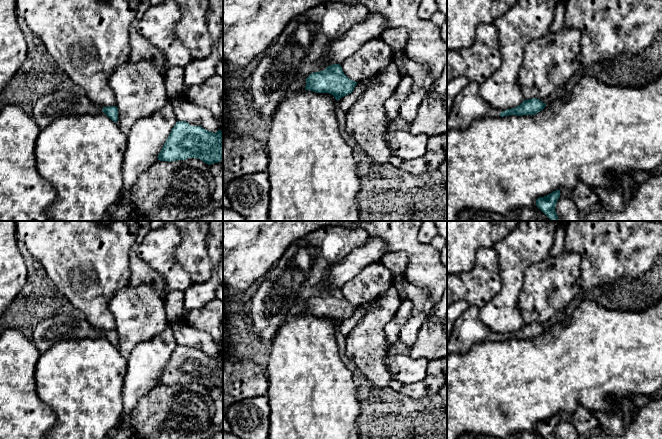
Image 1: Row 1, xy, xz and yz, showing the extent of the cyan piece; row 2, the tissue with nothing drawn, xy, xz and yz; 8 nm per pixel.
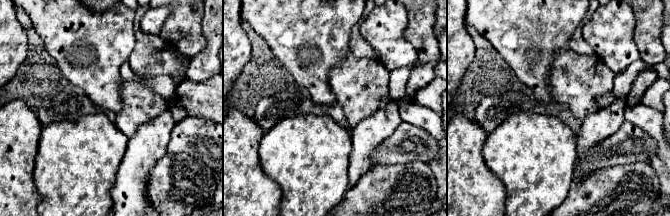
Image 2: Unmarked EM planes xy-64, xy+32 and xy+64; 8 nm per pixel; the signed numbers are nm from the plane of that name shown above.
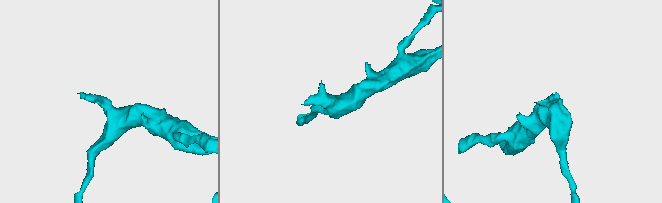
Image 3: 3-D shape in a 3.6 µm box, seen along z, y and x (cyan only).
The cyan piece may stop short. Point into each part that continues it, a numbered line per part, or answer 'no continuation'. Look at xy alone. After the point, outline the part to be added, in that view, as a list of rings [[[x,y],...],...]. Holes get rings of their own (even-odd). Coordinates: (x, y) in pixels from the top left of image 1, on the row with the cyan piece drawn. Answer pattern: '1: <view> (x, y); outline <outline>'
1: xy (72, 101); outline [[[73,85],[39,98],[31,116],[42,130],[62,117],[98,114],[102,109],[89,100],[84,90]]]

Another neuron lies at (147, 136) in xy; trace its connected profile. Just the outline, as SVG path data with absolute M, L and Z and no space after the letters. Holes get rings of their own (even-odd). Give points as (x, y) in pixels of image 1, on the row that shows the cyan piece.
M168 102L156 113L134 123L127 134L127 148L122 165L122 188L109 221L143 221L129 194L139 177L158 161L158 154L176 122L173 107Z

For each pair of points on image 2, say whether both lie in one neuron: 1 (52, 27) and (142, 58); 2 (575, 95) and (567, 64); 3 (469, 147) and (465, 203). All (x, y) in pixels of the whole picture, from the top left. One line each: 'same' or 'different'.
1: different
2: same
3: same

